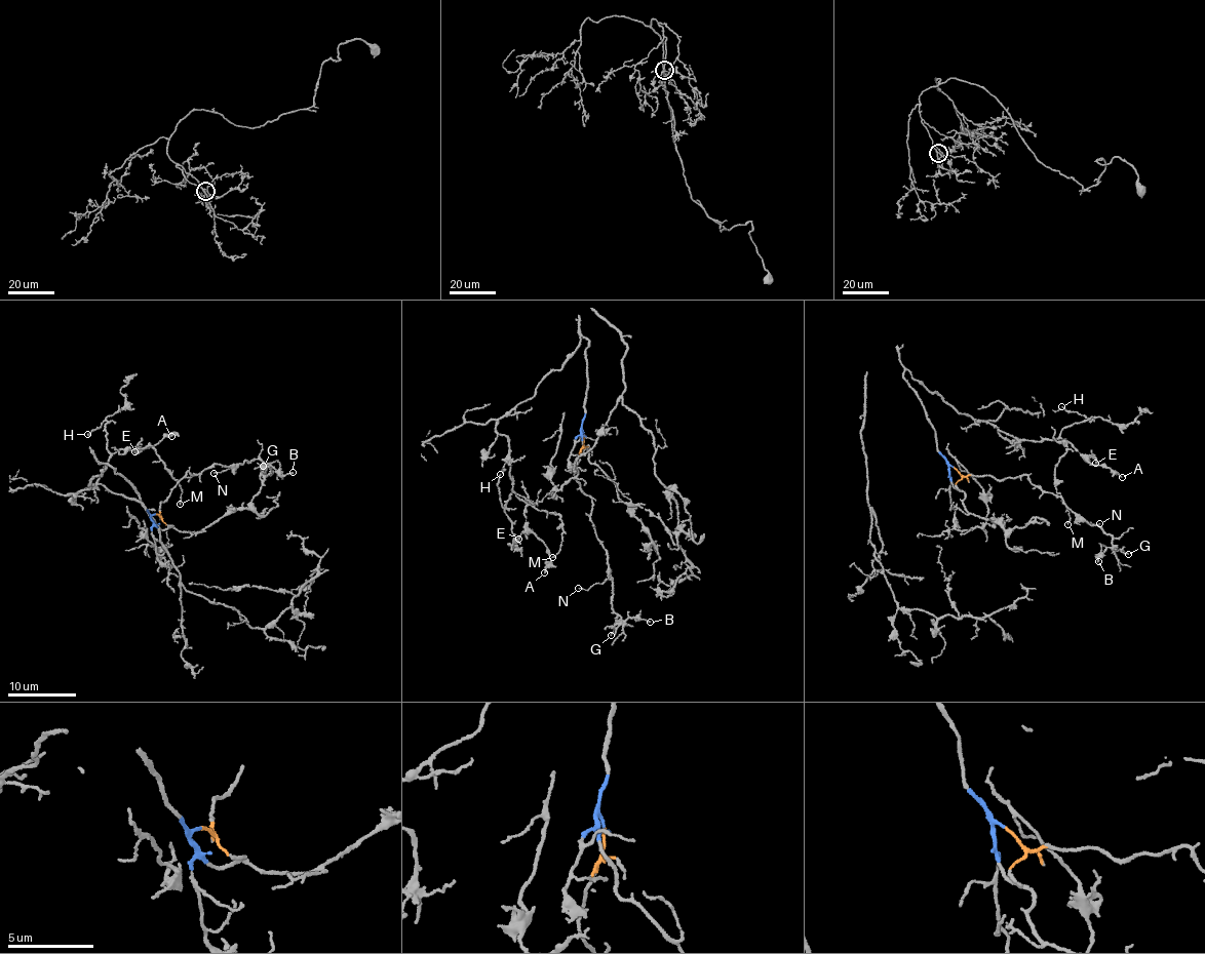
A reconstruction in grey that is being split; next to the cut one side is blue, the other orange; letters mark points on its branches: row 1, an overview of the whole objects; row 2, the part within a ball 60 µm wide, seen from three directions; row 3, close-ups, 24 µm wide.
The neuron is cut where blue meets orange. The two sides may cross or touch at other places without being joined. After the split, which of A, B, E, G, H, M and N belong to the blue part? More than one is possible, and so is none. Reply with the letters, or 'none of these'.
A, E, H, M

